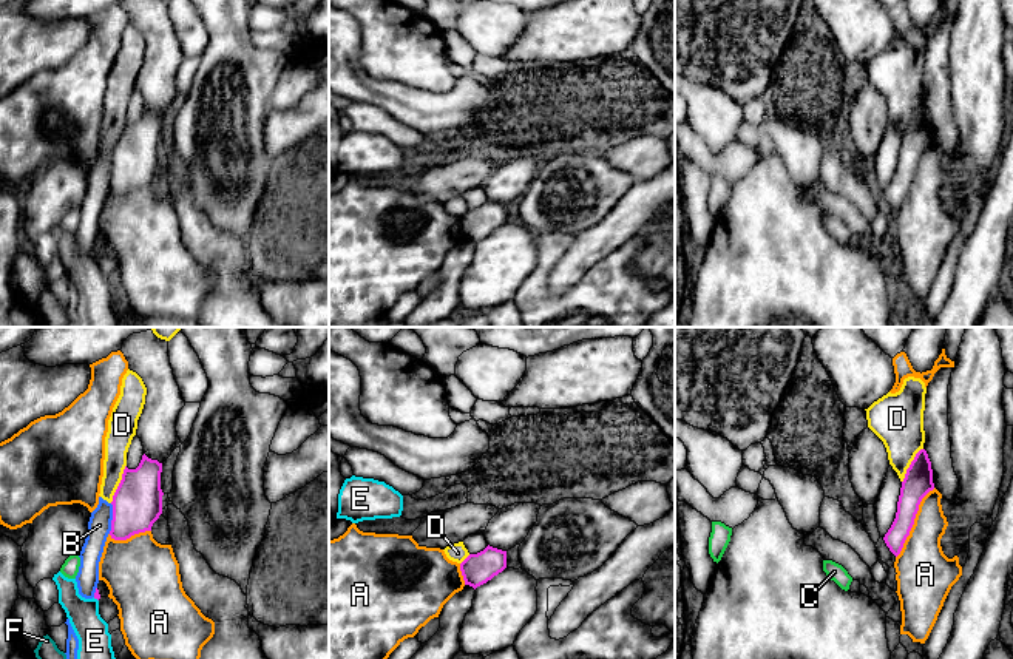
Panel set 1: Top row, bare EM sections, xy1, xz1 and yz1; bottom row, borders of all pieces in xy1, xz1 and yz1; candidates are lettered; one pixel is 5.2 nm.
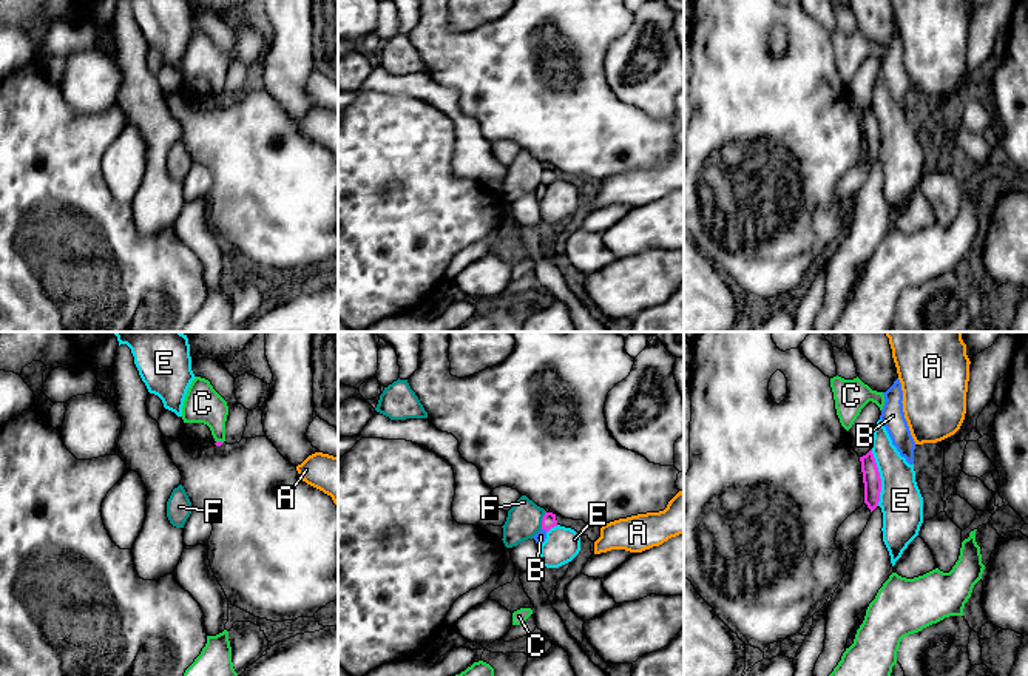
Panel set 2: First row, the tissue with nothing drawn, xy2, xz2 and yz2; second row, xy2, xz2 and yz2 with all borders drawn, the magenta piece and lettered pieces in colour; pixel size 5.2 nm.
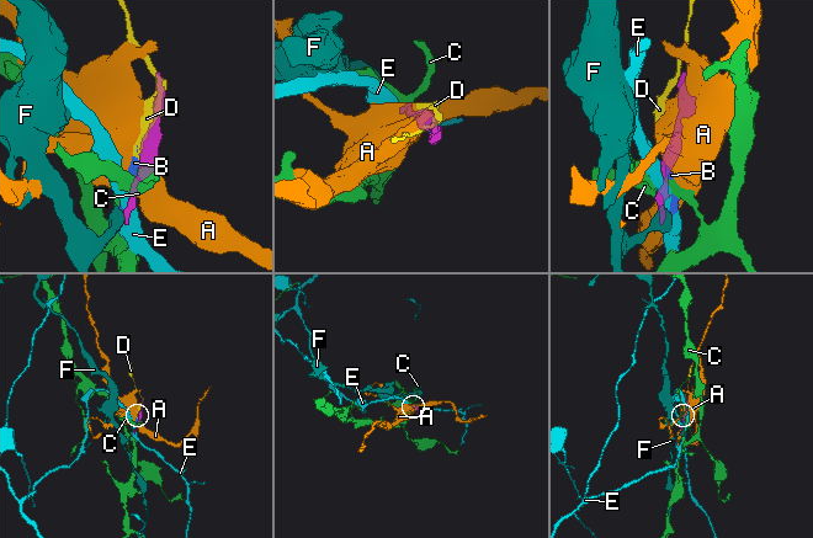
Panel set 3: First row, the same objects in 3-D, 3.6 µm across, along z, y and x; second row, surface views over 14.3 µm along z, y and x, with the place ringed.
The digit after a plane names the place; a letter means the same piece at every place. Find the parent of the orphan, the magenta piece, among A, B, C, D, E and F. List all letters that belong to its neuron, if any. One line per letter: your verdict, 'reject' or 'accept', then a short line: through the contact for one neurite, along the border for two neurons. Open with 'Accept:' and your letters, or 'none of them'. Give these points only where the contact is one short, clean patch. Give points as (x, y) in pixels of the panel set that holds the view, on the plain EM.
Accept: none of them
A: reject
B: reject
C: reject; line xy2 (216, 94), (223, 96)
D: reject
E: reject; line yz2 (871, 104), (880, 133), (879, 159)
F: reject; line xz2 (545, 165), (541, 182)

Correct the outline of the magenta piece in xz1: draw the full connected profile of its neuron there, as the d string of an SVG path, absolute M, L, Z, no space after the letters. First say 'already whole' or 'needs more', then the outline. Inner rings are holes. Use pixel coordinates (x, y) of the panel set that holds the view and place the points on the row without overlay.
already whole; M490 199L477 208L469 208L460 218L460 225L465 239L473 241L474 244L491 235L505 222L506 222L506 205L493 202Z

